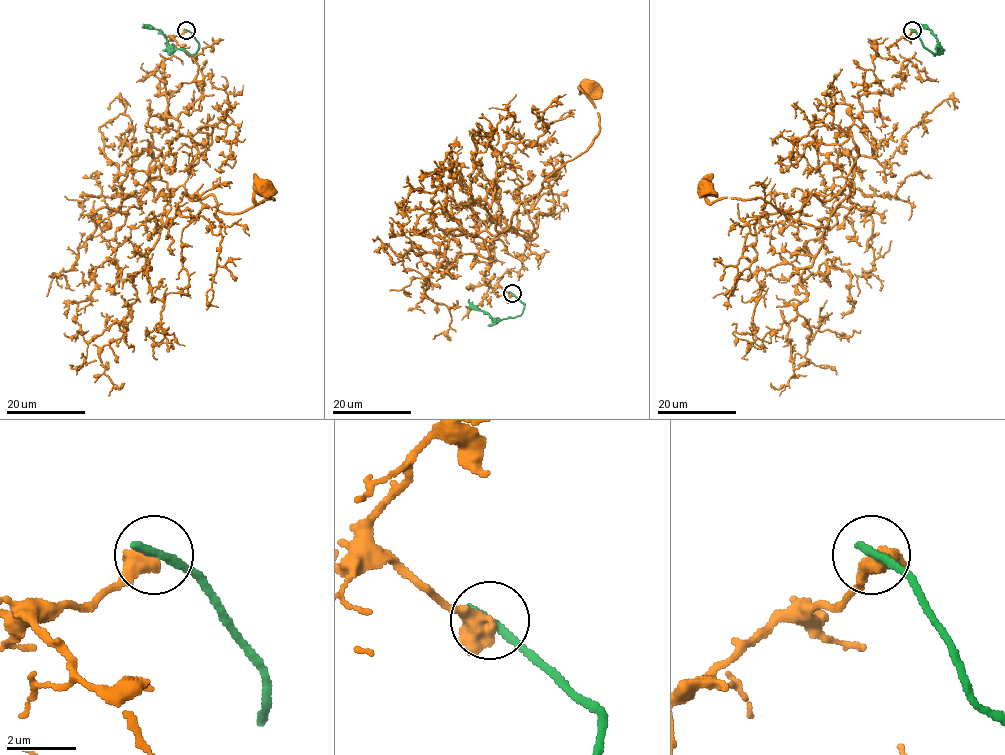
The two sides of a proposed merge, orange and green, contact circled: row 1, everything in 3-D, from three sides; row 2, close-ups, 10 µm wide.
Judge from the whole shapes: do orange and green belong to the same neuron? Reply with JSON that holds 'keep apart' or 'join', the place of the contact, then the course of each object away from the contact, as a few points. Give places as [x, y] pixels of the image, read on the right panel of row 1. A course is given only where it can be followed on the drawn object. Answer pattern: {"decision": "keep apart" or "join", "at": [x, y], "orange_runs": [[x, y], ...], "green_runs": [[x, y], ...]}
{"decision": "keep apart", "at": [912, 30], "orange_runs": [[911, 30], [873, 60], [837, 194], [781, 212], [709, 203], [702, 188]], "green_runs": [[911, 30], [934, 55], [937, 39], [928, 29], [917, 26]]}

